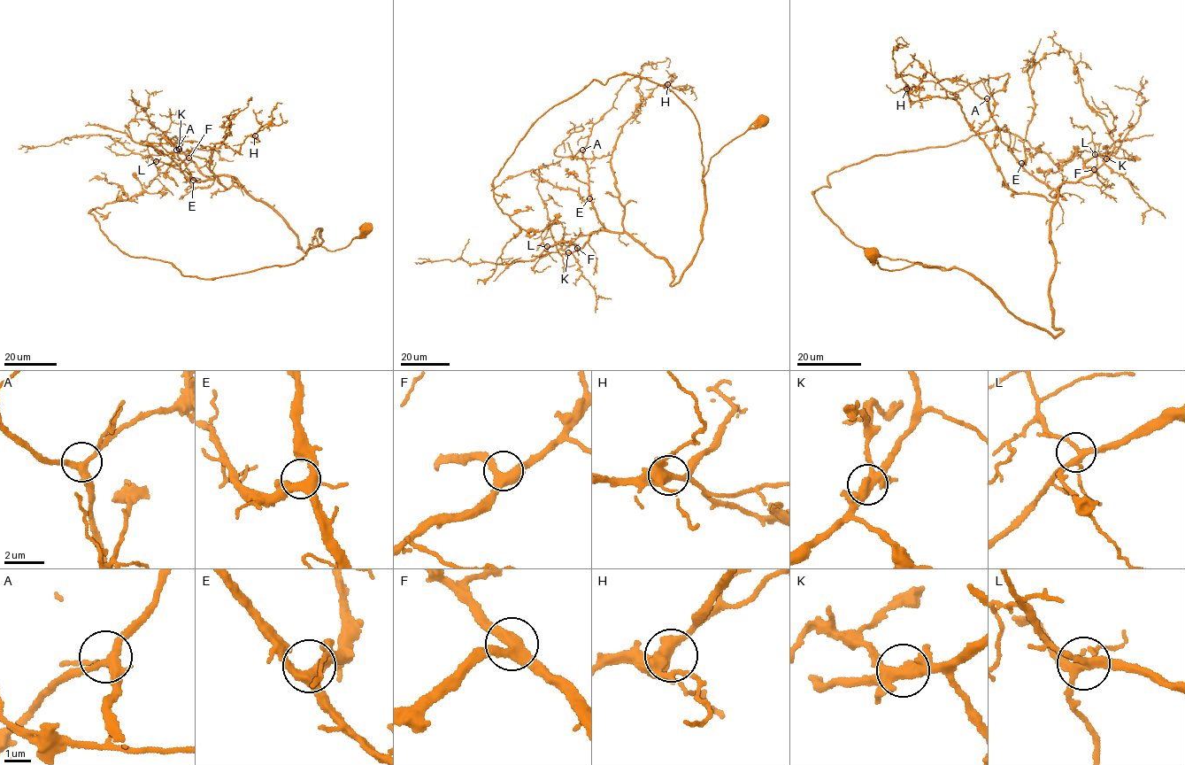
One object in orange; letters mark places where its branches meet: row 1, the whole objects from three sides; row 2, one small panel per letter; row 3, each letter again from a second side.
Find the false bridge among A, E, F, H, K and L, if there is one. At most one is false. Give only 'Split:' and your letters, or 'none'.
Split: none

